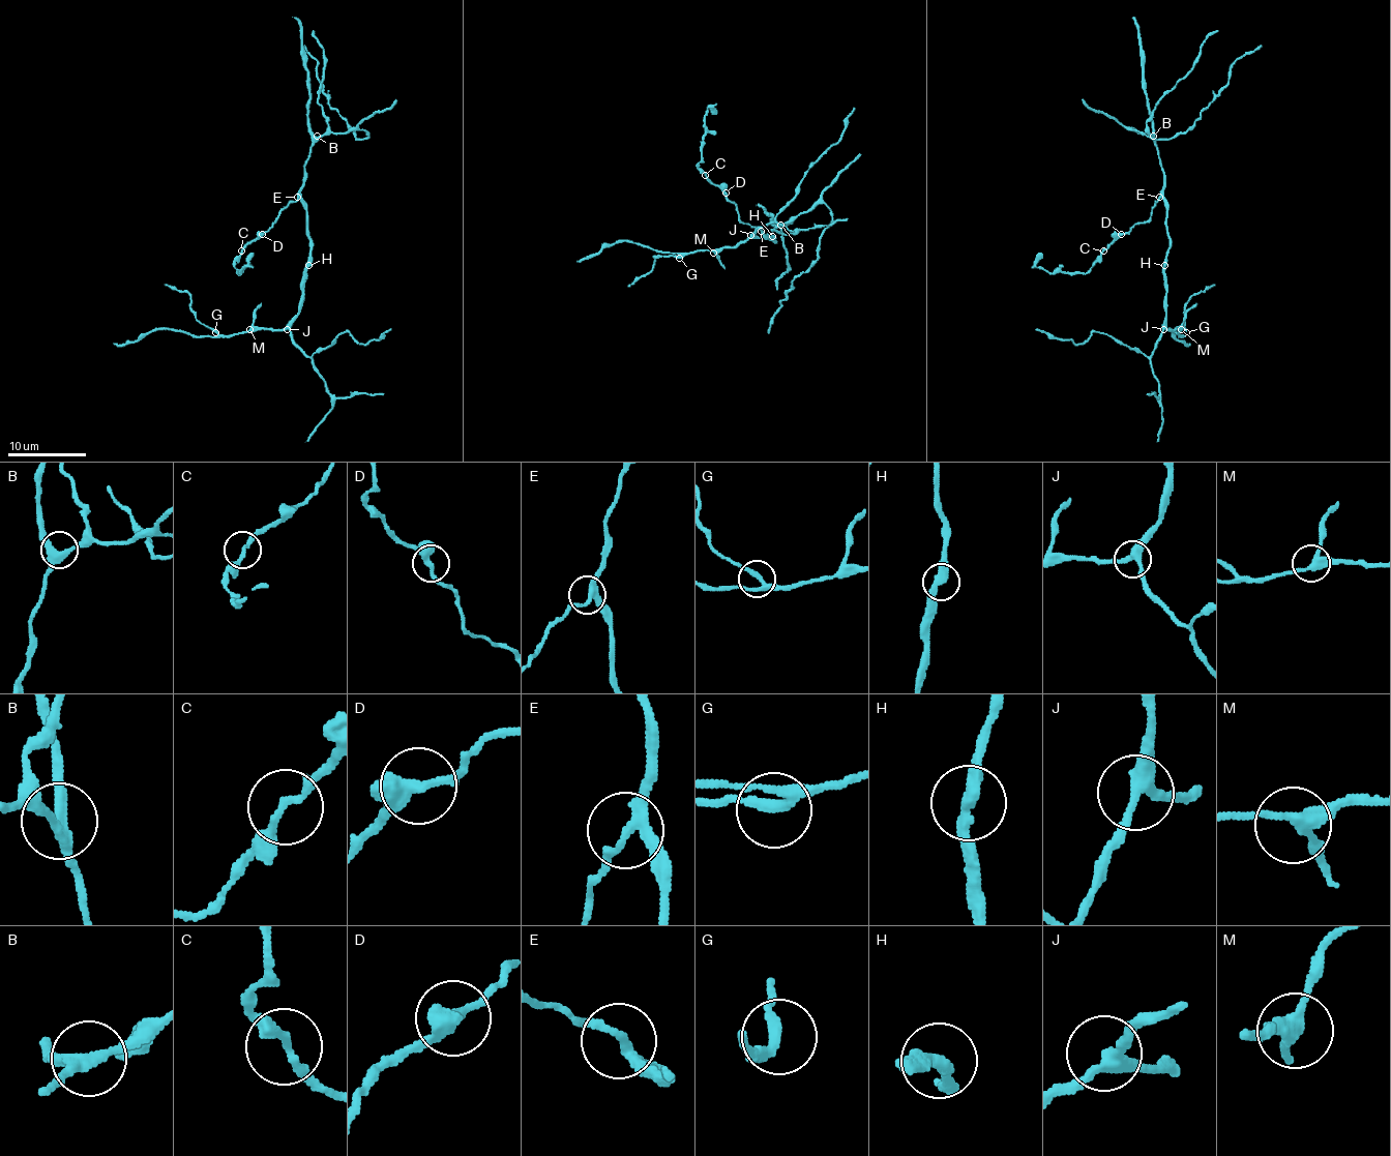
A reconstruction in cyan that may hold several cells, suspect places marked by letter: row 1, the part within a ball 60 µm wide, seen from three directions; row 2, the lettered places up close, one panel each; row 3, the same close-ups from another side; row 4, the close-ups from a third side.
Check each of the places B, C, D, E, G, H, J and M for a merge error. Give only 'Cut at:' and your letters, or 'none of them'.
Cut at: none of them

